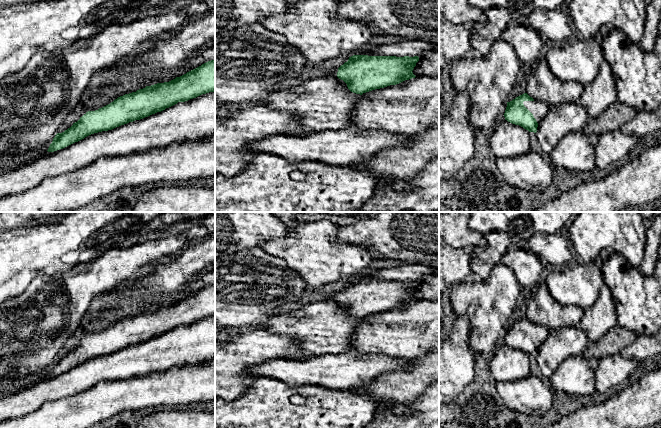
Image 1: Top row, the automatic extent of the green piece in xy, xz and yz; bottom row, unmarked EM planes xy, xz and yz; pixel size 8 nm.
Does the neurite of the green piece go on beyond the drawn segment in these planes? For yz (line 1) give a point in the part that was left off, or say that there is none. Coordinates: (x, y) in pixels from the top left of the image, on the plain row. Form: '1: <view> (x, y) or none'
1: yz (539, 333)

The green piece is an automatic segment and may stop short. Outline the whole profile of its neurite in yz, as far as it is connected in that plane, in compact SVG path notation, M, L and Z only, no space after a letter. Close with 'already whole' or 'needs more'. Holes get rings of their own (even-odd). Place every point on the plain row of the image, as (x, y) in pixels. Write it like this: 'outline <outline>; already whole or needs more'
outline M524 317L507 326L504 341L508 346L536 357L538 348L547 338L548 333L549 331L545 327L534 324Z; needs more

